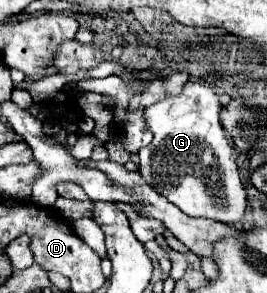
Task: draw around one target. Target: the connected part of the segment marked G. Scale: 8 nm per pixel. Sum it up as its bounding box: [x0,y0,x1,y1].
[138,81,246,223]

